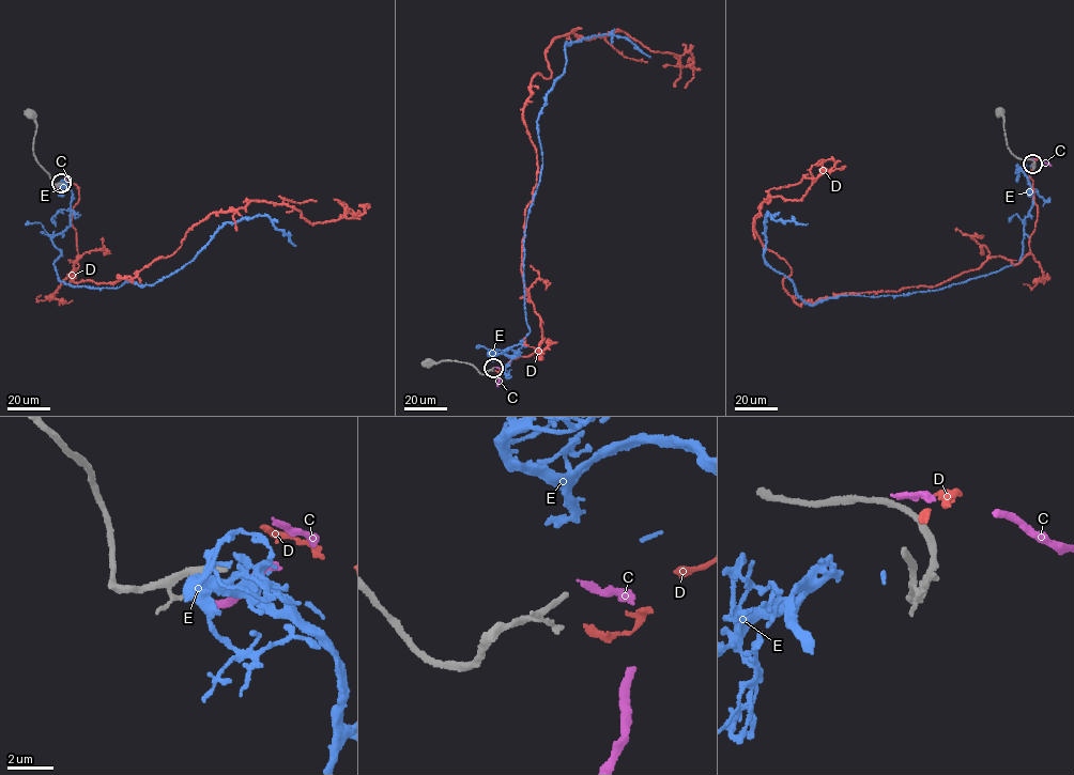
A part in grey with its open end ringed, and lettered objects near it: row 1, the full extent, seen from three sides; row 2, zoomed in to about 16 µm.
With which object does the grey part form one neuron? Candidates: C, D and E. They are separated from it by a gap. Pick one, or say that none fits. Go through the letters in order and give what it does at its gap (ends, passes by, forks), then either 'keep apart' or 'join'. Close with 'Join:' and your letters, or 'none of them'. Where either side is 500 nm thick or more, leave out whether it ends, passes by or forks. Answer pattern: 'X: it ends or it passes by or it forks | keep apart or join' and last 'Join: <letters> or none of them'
C: it ends | keep apart
D: it ends | keep apart
E: it passes by | join
Join: E

